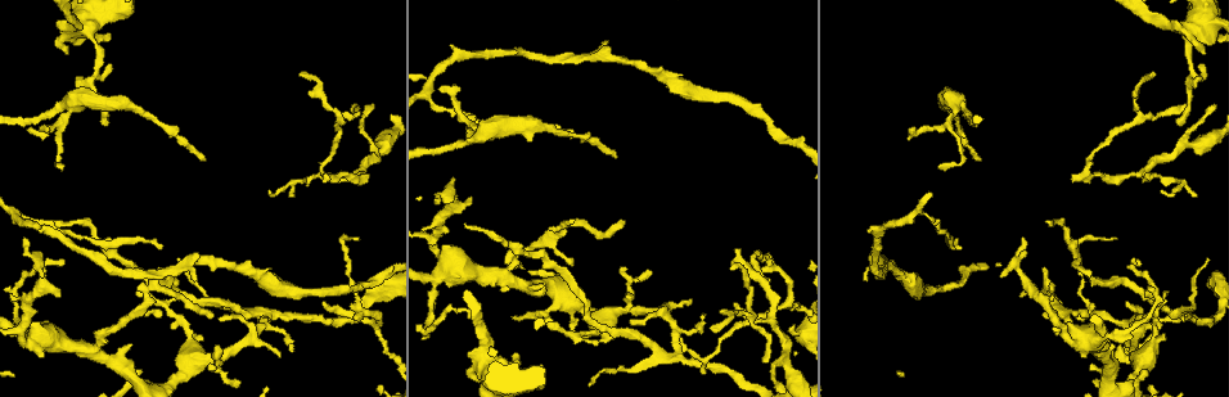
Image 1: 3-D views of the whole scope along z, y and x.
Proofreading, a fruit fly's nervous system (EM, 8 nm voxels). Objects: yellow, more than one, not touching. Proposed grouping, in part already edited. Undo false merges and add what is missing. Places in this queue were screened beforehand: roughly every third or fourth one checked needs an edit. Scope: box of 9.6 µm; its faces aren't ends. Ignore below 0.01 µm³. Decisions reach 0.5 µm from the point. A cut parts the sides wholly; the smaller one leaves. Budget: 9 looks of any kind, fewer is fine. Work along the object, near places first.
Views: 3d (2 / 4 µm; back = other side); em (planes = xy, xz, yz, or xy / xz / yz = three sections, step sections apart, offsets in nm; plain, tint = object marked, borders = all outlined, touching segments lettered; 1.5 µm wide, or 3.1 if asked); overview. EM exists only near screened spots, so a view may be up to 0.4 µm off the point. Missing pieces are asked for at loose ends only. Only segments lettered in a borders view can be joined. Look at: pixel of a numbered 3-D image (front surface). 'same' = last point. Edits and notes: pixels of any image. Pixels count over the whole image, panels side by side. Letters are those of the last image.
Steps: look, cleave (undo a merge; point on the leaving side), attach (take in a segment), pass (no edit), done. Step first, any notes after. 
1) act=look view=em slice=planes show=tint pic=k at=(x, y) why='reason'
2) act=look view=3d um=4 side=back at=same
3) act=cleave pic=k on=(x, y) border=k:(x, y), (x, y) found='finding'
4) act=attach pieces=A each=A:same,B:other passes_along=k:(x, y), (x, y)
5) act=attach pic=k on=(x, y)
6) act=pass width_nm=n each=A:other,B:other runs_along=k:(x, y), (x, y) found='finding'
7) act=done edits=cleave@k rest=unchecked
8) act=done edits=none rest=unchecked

act=look view=em slice=planes show=tint pic=1 at=(267, 315) why='four-way junction'

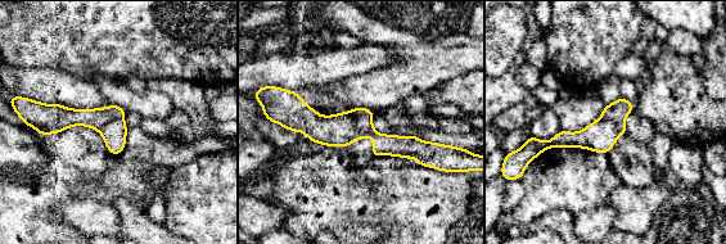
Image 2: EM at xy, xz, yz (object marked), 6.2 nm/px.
act=look view=em slice=planes show=borders at=same why='see the neighbours'

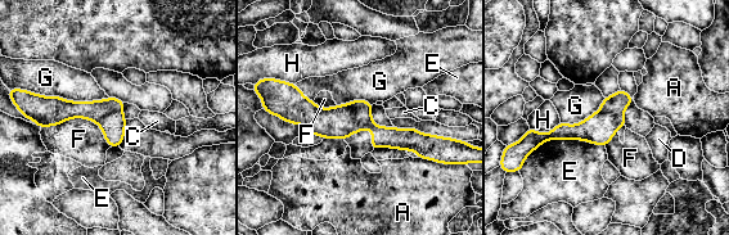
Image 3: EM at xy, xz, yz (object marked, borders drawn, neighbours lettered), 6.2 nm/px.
act=cleave pic=3 on=(337, 122) longest_contact=G:500nm each=A:other,C:other,D:other,E:other,F:other,G:other,H:other found='two cells meet here'

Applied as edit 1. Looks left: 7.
act=look view=3d um=2 pic=1 at=(615, 156) why='end of a long branch'

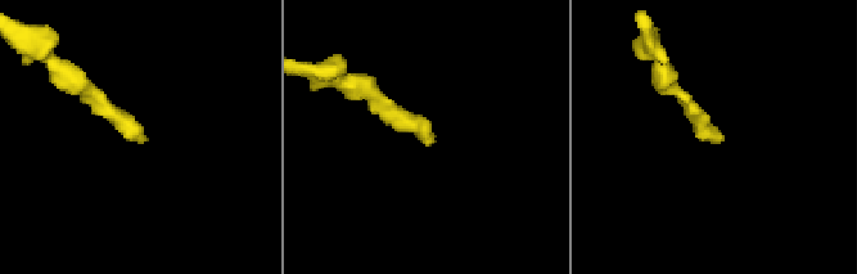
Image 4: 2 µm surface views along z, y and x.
act=look view=em slice=planes show=tint pic=4 at=(433, 136)

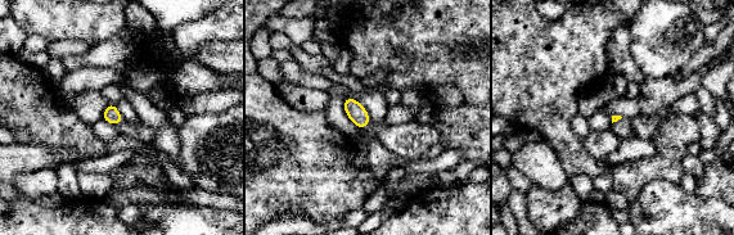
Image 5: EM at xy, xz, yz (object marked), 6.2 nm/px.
act=look view=em slice=planes show=borders at=same why='what lies round it'

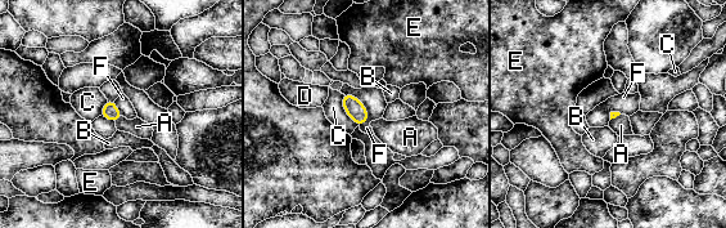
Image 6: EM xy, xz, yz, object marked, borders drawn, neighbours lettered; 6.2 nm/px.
act=attach pieces=A each=A:same,B:other,C:other,D:other,E:other,F:other passes_along=6:(109, 111), (118, 119), (136, 126) found='the cell continues'

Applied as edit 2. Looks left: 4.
act=done edits=cleave@3,attach@6 rest=unchecked

